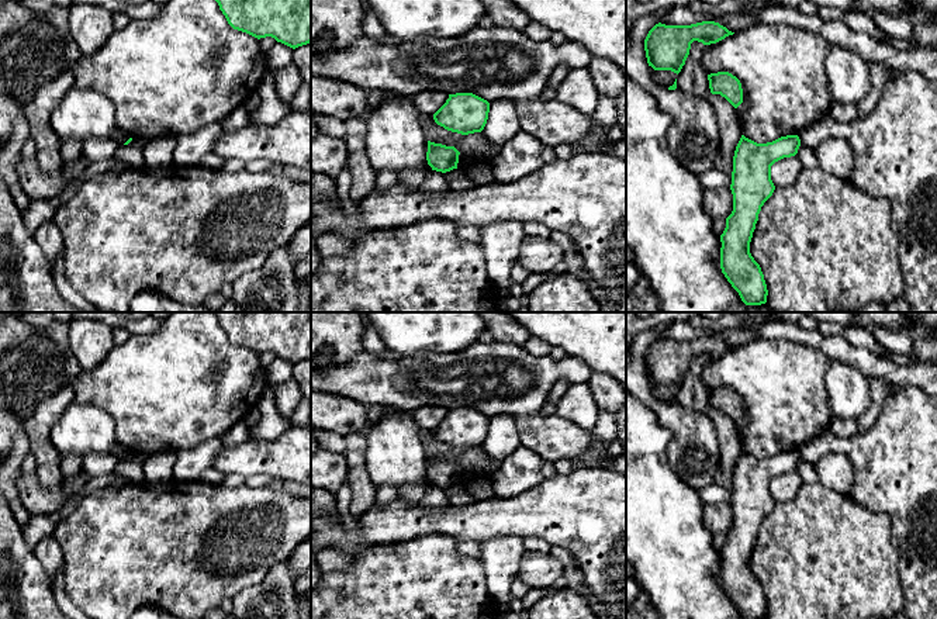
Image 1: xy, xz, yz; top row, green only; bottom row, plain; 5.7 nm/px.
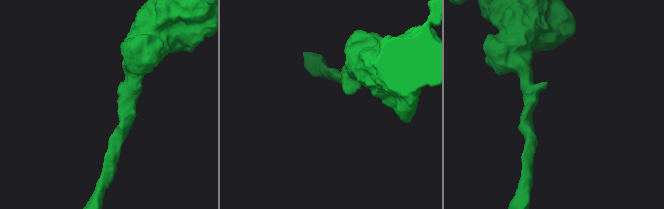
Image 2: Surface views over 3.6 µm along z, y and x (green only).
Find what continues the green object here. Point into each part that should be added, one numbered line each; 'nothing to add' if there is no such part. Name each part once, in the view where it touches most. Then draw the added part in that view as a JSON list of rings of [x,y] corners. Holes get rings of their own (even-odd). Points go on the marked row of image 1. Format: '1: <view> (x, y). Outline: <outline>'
nothing to add

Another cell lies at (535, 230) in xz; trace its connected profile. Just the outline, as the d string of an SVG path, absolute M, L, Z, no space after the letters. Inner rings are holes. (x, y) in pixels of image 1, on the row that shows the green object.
M525 222L523 225L523 232L526 236L533 236L533 238L549 238L550 229L539 222Z

